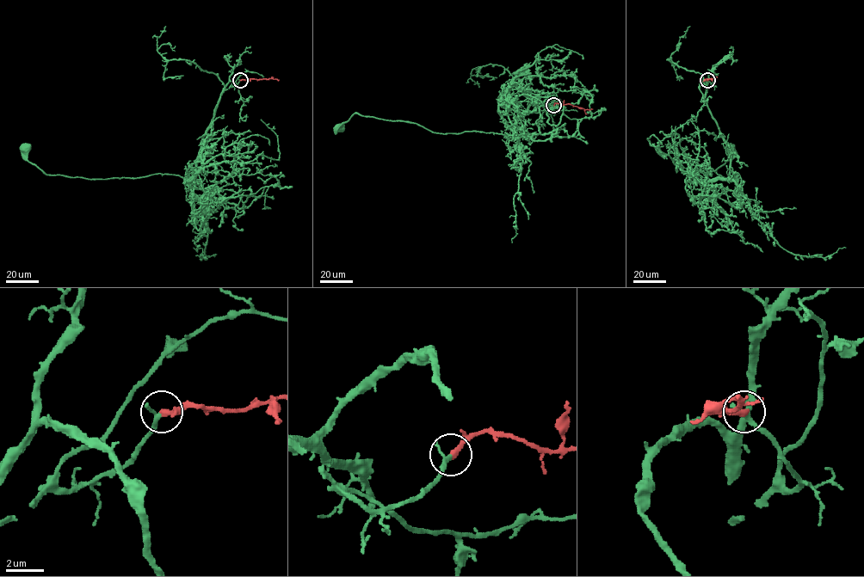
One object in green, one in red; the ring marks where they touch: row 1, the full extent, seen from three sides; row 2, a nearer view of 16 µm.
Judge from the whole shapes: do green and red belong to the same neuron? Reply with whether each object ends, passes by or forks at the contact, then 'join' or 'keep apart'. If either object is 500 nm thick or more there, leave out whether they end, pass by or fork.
green passes by; red ends there; join

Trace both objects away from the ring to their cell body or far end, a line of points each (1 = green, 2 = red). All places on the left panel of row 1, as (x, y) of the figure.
1: (240, 80), (220, 95), (204, 137), (199, 184), (159, 173), (46, 174), (25, 148)
2: (240, 80), (279, 80)

